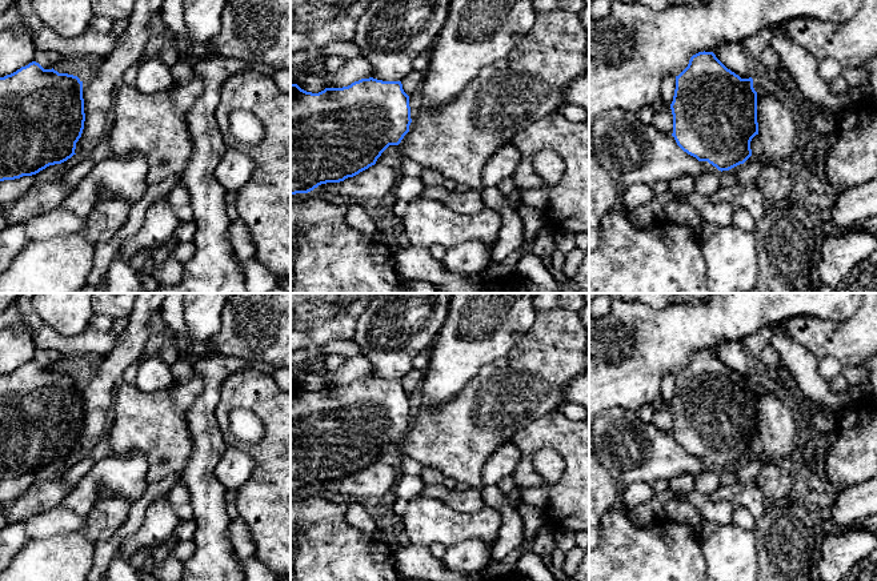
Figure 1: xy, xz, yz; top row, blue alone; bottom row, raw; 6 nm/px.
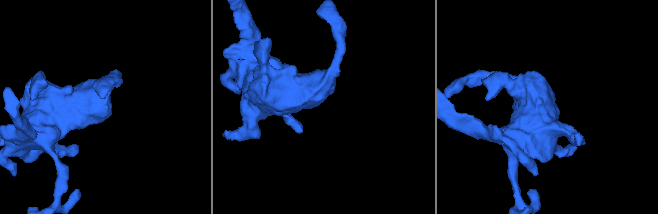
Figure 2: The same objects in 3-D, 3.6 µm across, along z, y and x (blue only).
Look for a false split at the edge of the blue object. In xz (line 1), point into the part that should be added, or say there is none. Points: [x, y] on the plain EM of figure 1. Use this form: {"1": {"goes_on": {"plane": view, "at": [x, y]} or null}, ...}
{"1": {"goes_on": {"plane": "xz", "at": [392, 455]}}}

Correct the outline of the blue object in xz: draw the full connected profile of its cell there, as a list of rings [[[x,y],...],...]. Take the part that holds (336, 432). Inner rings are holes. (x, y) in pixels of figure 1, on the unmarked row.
[[[369,376],[319,392],[291,382],[291,493],[344,480],[375,462],[400,466],[404,453],[399,442],[411,421],[409,394],[401,380]]]

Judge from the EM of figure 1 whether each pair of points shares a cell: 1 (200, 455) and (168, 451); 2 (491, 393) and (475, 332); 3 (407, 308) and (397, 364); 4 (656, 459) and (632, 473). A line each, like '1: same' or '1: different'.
1: different
2: different
3: same
4: same

